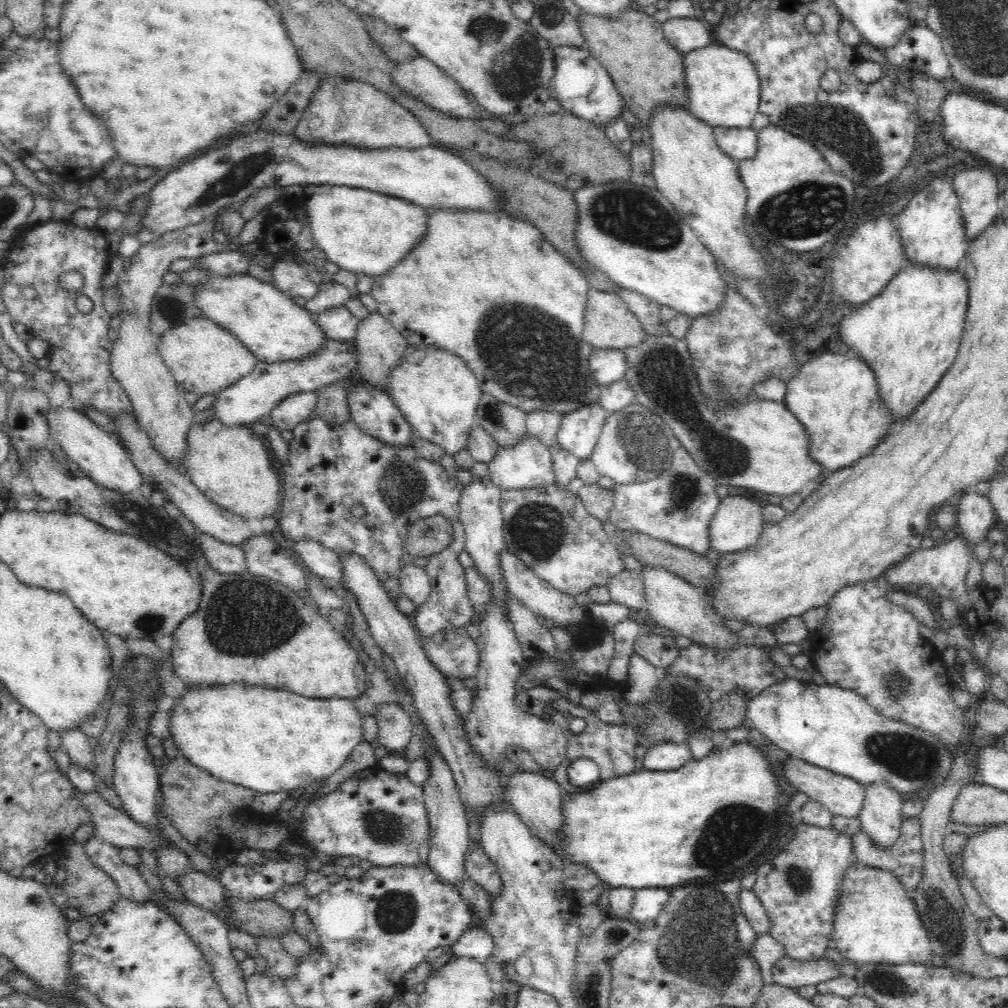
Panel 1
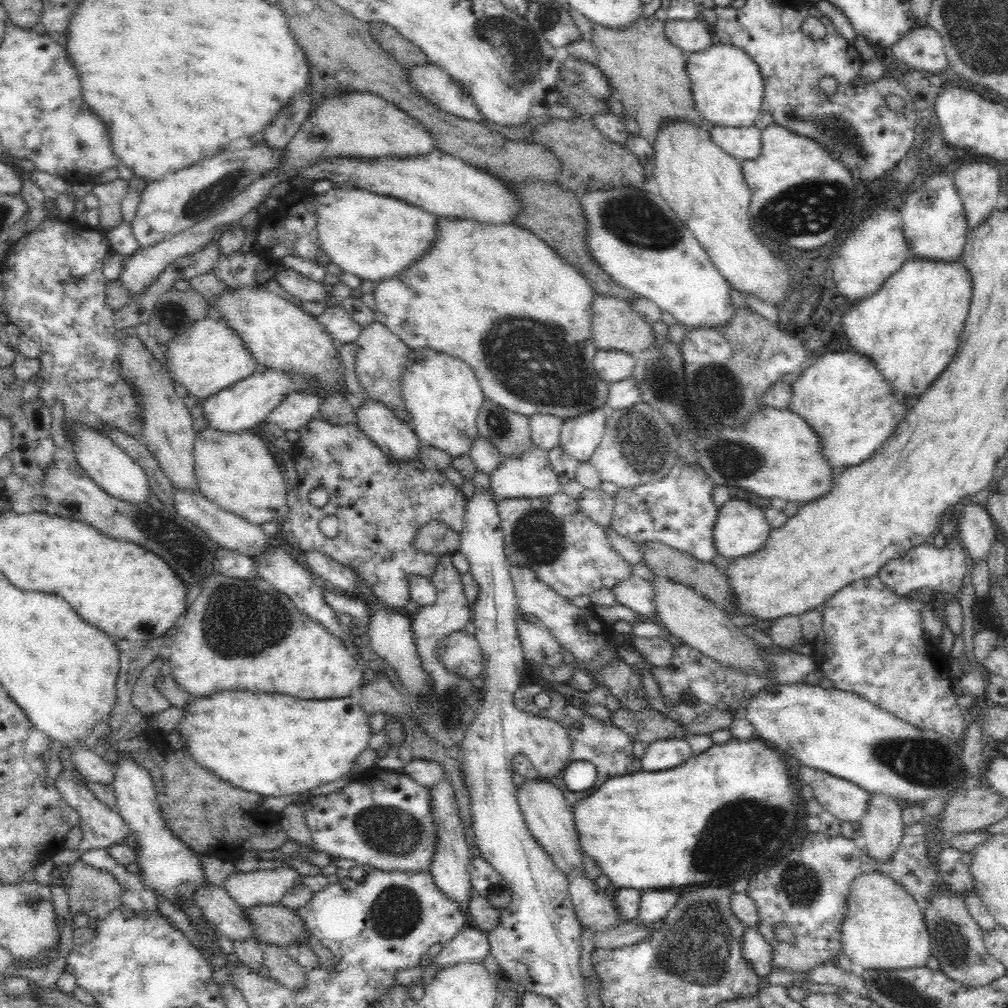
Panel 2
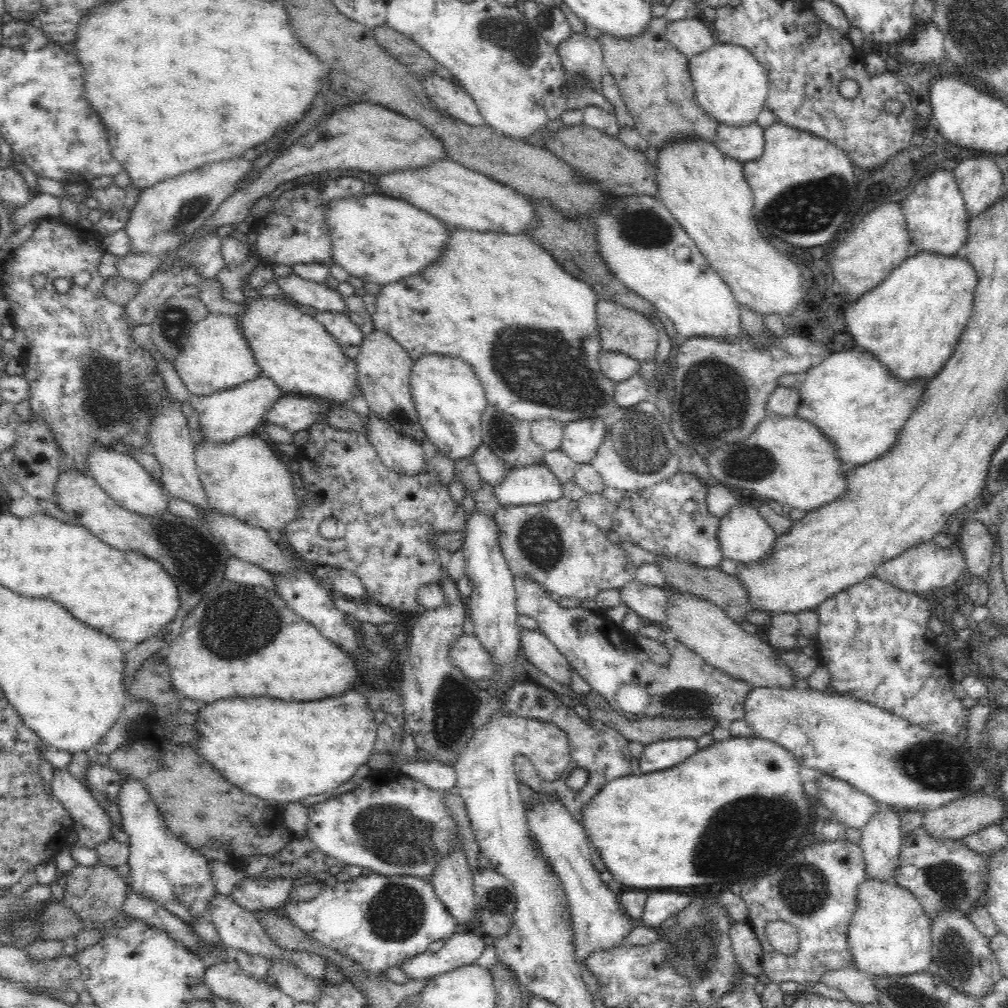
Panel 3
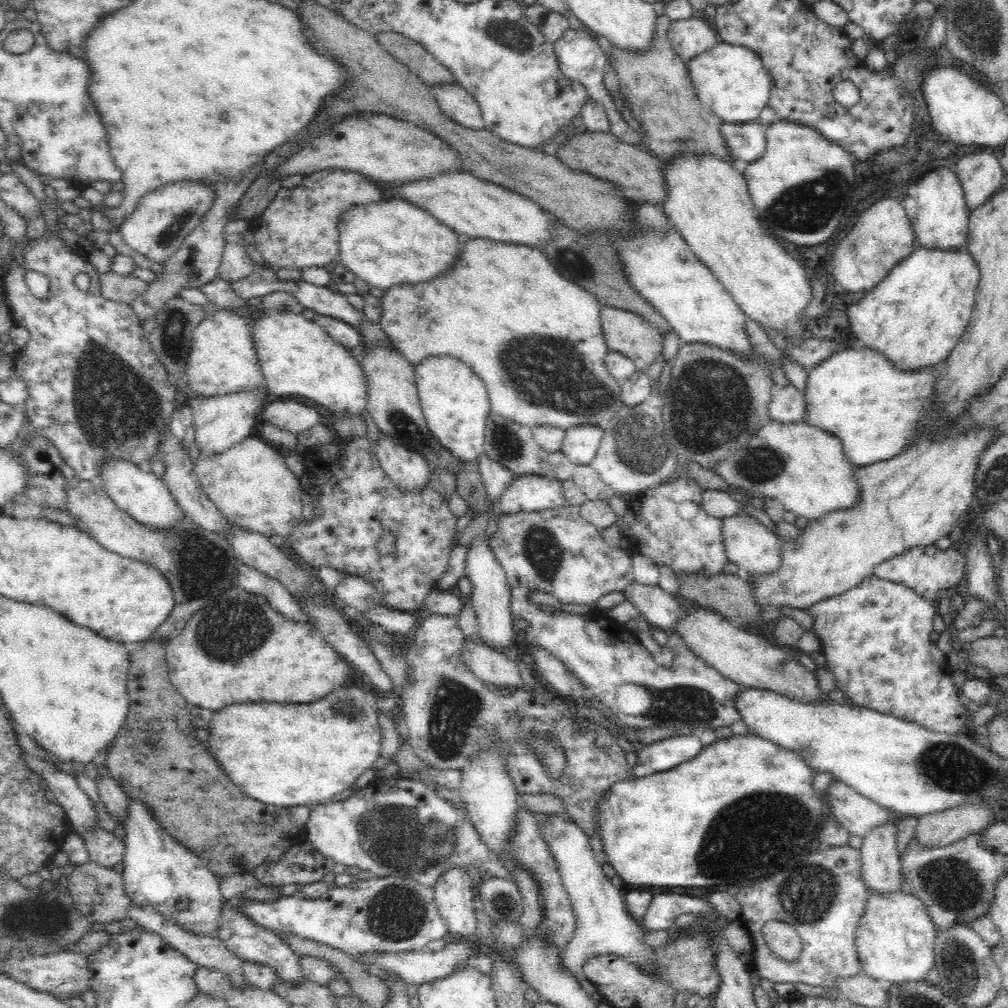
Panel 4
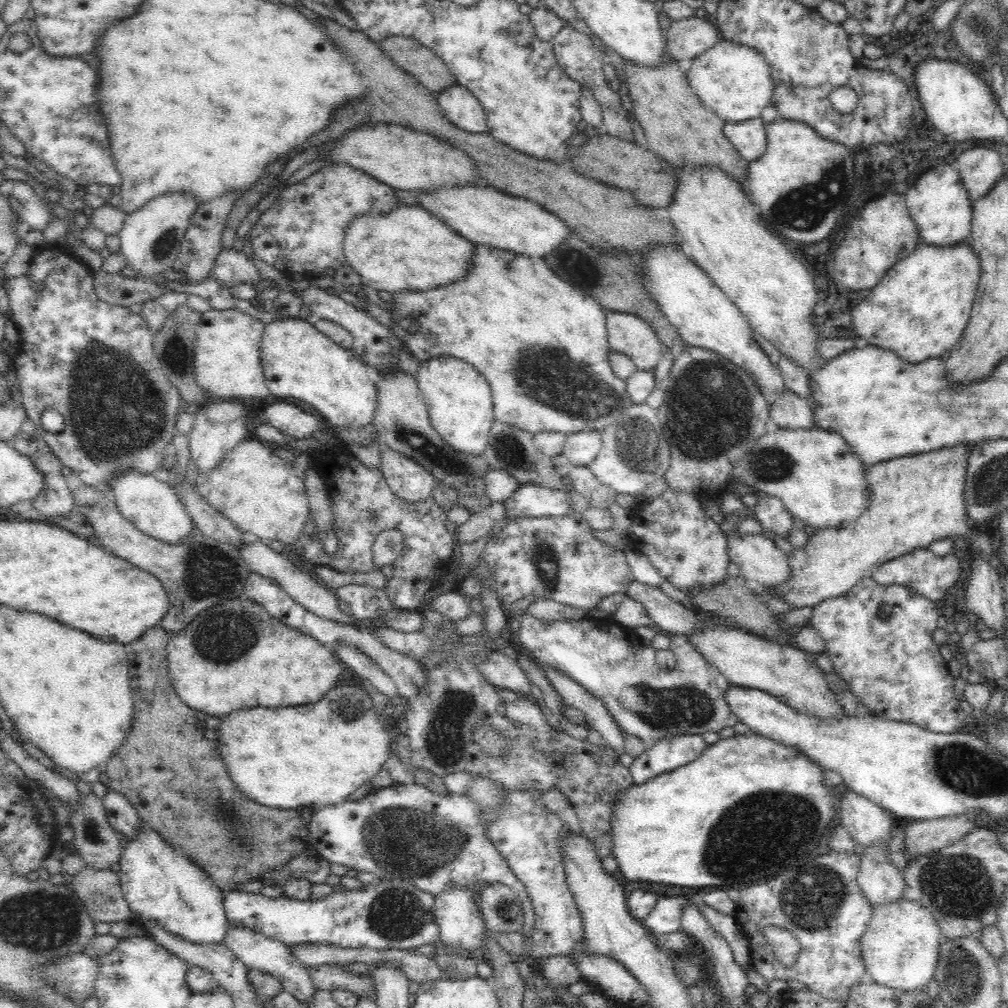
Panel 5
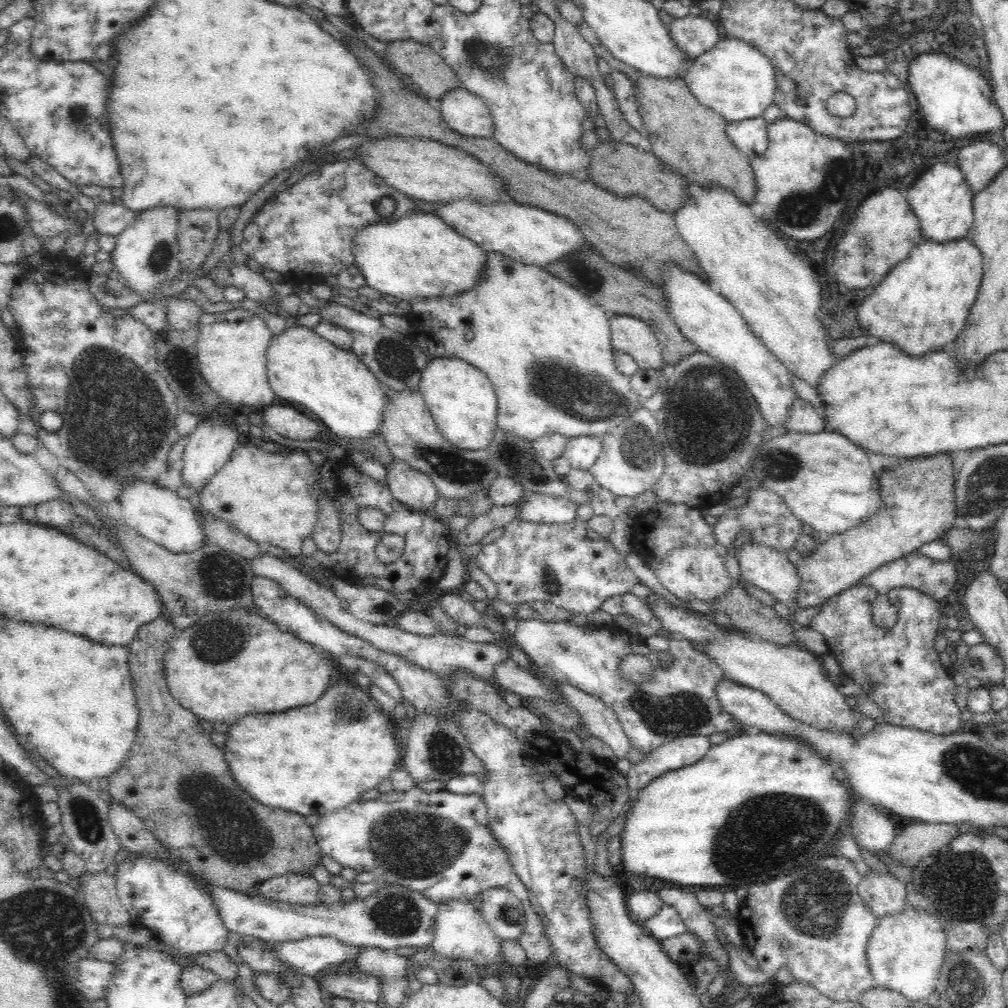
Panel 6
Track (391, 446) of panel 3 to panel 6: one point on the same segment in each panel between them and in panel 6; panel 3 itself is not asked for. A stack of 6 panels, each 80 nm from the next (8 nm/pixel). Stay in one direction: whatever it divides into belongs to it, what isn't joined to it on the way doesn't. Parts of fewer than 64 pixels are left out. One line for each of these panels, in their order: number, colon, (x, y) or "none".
4: (406, 469)
5: (408, 480)
6: (413, 488)

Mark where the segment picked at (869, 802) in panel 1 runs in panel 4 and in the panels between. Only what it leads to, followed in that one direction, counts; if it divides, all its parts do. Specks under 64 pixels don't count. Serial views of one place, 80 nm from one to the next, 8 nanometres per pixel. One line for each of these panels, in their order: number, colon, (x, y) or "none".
2: (882, 829)
3: (881, 840)
4: (880, 870)

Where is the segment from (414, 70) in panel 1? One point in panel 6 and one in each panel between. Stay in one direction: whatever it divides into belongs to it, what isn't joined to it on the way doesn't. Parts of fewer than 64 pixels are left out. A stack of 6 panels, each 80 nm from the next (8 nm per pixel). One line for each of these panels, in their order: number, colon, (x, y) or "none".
2: (433, 82)
3: (448, 96)
4: (455, 102)
5: (457, 104)
6: (463, 112)

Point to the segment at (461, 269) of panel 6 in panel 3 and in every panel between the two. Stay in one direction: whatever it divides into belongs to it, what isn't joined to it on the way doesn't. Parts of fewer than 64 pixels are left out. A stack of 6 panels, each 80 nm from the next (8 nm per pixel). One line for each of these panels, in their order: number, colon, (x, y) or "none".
3: (381, 239)
4: (394, 242)
5: (407, 250)

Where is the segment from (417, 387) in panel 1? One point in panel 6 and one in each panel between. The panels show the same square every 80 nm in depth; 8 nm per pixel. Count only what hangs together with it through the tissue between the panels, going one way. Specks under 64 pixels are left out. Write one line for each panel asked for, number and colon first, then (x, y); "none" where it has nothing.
2: (442, 394)
3: (450, 399)
4: (455, 402)
5: (459, 401)
6: (463, 403)

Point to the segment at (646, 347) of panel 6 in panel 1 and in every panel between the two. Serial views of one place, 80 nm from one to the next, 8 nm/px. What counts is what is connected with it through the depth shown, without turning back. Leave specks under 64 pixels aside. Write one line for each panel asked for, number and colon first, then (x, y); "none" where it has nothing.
1: (609, 324)
2: (615, 326)
3: (621, 329)
4: (626, 332)
5: (629, 334)

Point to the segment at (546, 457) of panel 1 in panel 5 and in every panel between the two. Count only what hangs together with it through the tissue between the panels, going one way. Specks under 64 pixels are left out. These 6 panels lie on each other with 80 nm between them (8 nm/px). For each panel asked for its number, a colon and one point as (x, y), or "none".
2: (531, 476)
3: (532, 484)
4: (526, 493)
5: (533, 501)

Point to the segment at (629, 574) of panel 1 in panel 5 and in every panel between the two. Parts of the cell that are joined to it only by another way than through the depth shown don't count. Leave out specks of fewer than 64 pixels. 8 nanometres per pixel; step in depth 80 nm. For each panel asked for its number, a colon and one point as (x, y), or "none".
2: (635, 593)
3: (650, 602)
4: (659, 609)
5: (670, 617)

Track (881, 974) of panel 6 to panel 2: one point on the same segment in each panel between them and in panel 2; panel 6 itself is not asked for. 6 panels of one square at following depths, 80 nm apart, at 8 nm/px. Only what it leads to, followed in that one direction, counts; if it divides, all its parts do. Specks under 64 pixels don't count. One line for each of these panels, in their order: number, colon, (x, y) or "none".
2: (884, 928)
3: (890, 934)
4: (895, 939)
5: (900, 948)

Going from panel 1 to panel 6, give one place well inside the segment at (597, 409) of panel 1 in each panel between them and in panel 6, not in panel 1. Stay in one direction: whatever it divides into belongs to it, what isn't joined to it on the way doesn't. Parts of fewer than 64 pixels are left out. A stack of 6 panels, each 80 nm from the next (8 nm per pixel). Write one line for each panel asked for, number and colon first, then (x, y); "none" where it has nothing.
2: (580, 436)
3: (581, 439)
4: (581, 443)
5: (581, 448)
6: (581, 452)

